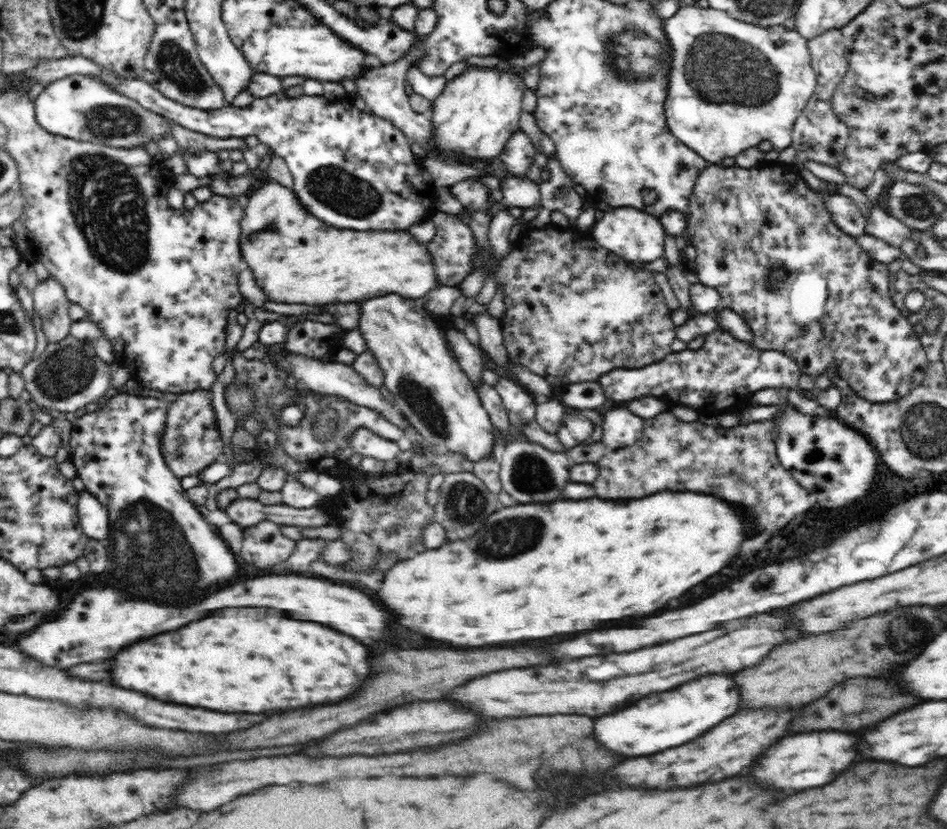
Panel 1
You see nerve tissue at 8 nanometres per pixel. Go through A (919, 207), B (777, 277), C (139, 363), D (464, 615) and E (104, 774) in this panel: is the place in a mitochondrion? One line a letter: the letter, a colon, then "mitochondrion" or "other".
A: mitochondrion
B: mitochondrion
C: other
D: other
E: other

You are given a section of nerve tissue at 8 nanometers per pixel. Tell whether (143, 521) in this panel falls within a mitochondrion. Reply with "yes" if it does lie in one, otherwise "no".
yes

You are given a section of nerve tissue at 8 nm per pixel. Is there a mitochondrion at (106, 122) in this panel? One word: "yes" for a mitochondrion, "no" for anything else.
yes

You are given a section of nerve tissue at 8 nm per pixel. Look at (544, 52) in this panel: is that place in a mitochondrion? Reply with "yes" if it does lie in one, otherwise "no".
no

